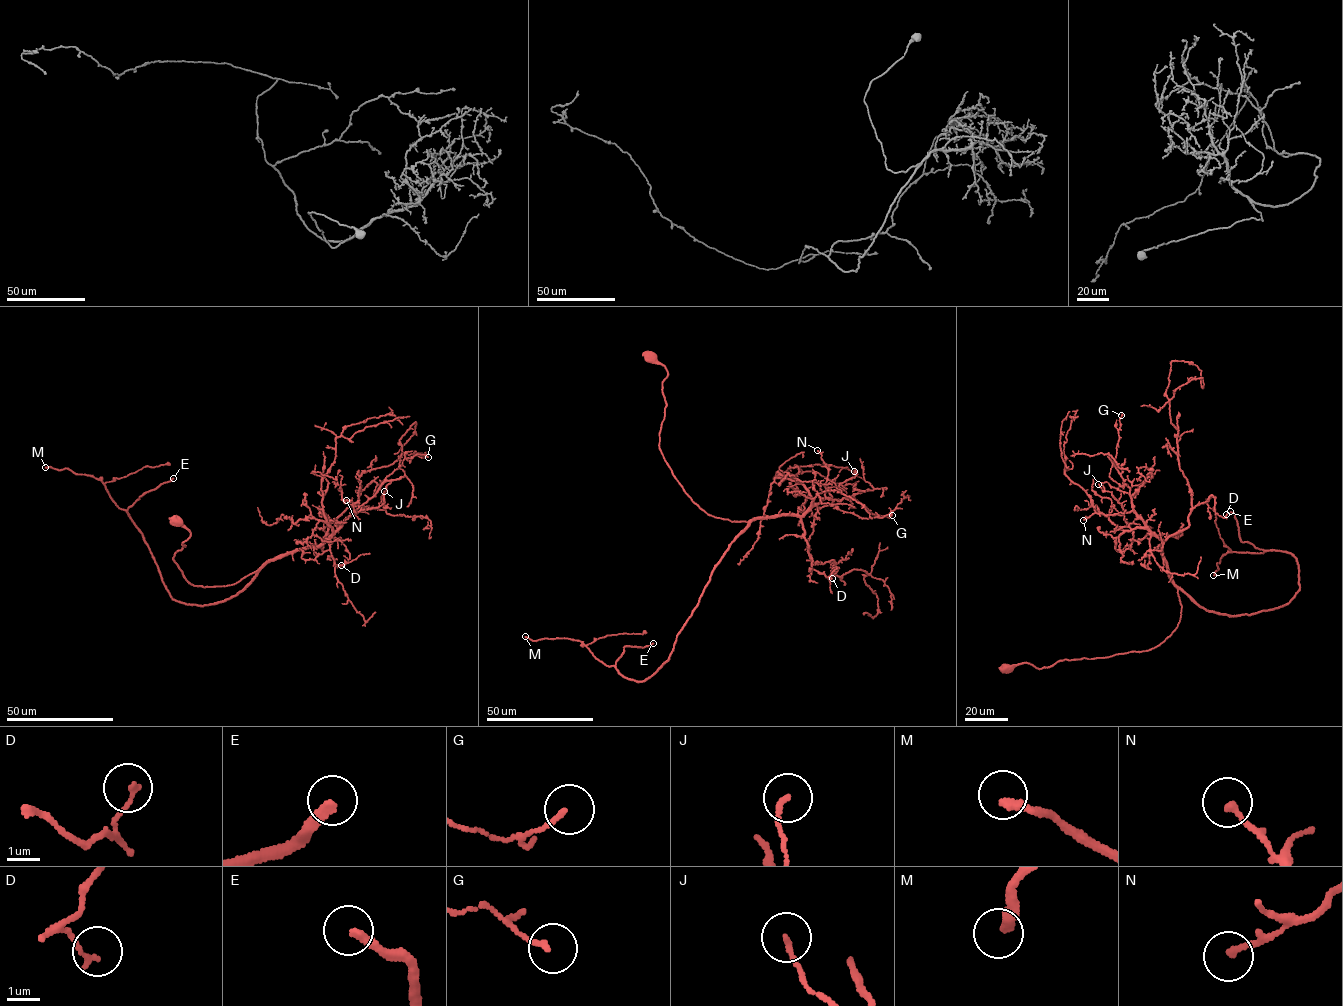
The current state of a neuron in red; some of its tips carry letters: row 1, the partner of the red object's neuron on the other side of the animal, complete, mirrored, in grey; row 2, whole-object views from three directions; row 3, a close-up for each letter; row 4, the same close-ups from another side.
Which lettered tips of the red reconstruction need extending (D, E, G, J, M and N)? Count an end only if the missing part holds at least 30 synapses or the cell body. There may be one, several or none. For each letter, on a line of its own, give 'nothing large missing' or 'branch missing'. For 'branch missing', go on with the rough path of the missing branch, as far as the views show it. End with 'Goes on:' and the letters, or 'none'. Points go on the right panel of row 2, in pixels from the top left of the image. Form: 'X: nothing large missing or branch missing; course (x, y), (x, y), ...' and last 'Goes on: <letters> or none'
D: nothing large missing
E: branch missing; course (1230, 511), (1194, 465), (1178, 452), (1143, 447), (1116, 433), (1101, 432), (1088, 411), (1079, 418), (1079, 427)
G: nothing large missing
J: nothing large missing
M: branch missing; course (1213, 575), (1184, 603), (1163, 652), (1122, 628), (1039, 671)
N: nothing large missing
Goes on: E, M

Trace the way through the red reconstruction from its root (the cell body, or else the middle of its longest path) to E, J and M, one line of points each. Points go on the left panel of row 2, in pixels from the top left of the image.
E: (178, 522), (186, 581), (257, 571), (247, 586), (208, 605), (172, 598), (127, 511), (173, 478)
J: (178, 522), (190, 533), (172, 559), (186, 581), (227, 586), (316, 548), (348, 516), (384, 503), (384, 491)
M: (178, 522), (186, 581), (257, 571), (247, 586), (208, 605), (173, 599), (101, 481), (45, 467)

